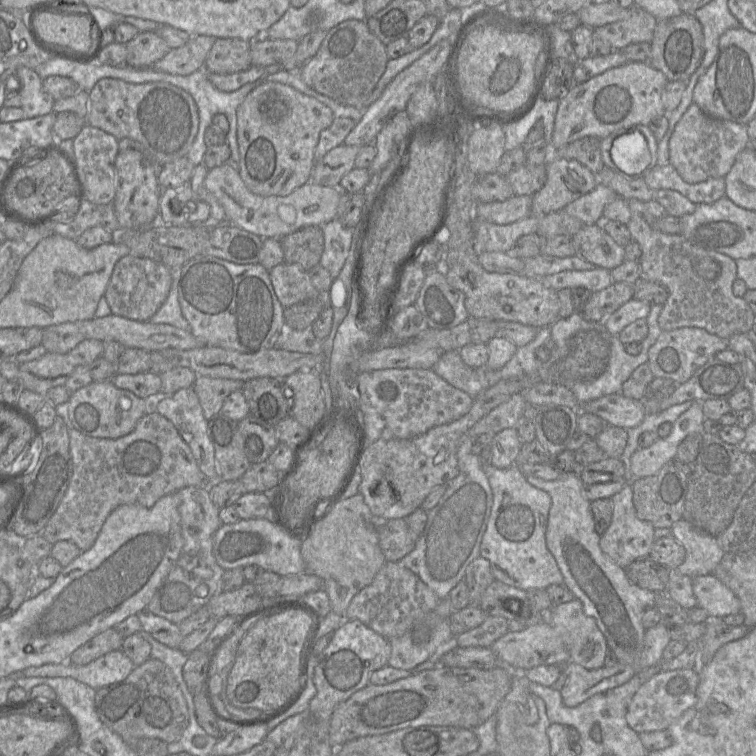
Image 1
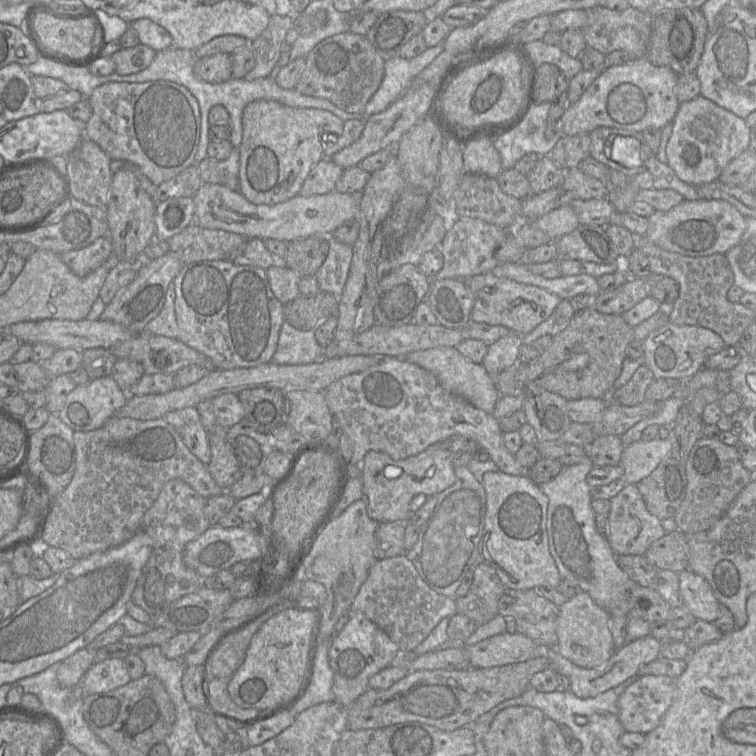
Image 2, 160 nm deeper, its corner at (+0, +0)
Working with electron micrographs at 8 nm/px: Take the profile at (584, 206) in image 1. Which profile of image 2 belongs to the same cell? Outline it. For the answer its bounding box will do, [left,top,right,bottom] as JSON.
[529,205,580,241]

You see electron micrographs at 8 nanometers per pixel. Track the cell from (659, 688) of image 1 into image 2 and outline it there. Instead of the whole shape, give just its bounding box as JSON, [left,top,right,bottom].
[617,675,676,735]

